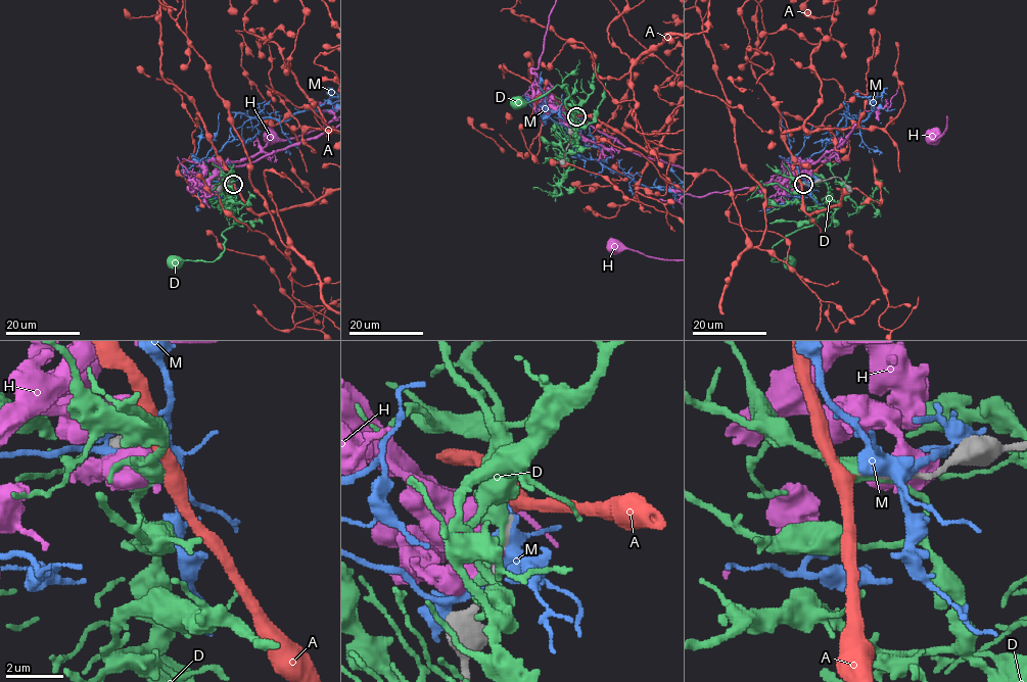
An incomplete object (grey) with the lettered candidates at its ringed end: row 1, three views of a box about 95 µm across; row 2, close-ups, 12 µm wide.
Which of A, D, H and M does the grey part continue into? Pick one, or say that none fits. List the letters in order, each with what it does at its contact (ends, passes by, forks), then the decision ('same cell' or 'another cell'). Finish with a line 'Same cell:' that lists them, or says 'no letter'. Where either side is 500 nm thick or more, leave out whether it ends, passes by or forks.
A: it passes by; same cell
D: it passes by; another cell
H: another cell
M: another cell
Same cell: A

